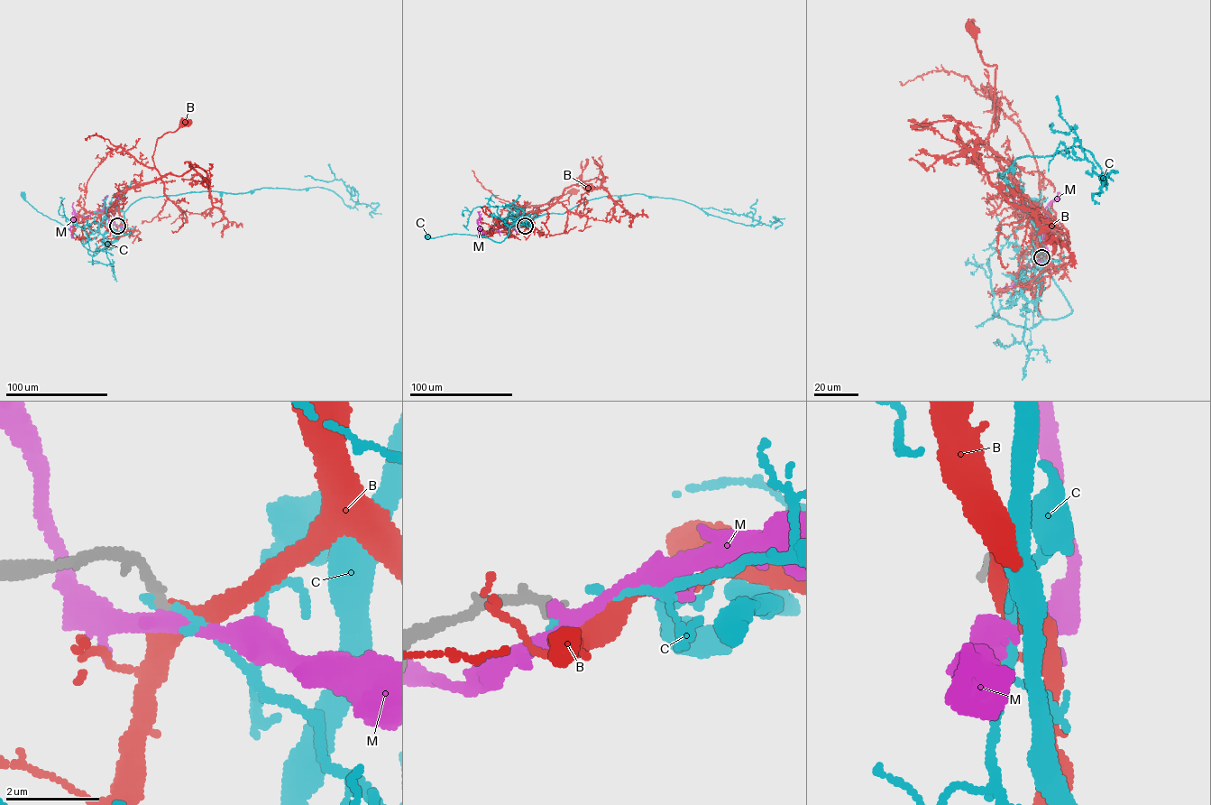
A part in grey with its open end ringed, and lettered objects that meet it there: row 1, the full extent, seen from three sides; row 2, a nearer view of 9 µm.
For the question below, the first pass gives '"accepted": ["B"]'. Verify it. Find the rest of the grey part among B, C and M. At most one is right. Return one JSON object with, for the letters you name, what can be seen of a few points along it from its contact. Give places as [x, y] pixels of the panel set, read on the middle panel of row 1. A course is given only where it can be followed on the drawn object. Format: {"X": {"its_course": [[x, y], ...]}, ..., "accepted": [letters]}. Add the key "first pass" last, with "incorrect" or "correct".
{"B": {"its_course": [[525, 226], [527, 225], [519, 221], [526, 215], [550, 208], [557, 199], [546, 203], [554, 197], [573, 191]]}, "accepted": ["B"], "first pass": "correct"}

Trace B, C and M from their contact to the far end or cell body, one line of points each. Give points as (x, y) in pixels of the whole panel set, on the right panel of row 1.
B: (1041, 257), (1038, 231), (1011, 178), (1008, 164), (988, 145), (996, 66), (986, 65), (980, 57), (973, 29)
C: (1041, 257), (1035, 309), (1044, 319), (1057, 319), (1067, 316), (1071, 307), (1039, 253), (1034, 205)
M: (1041, 257), (1041, 233), (1035, 222), (1043, 245), (1039, 258), (1032, 267), (1019, 270), (1015, 282), (998, 293)

